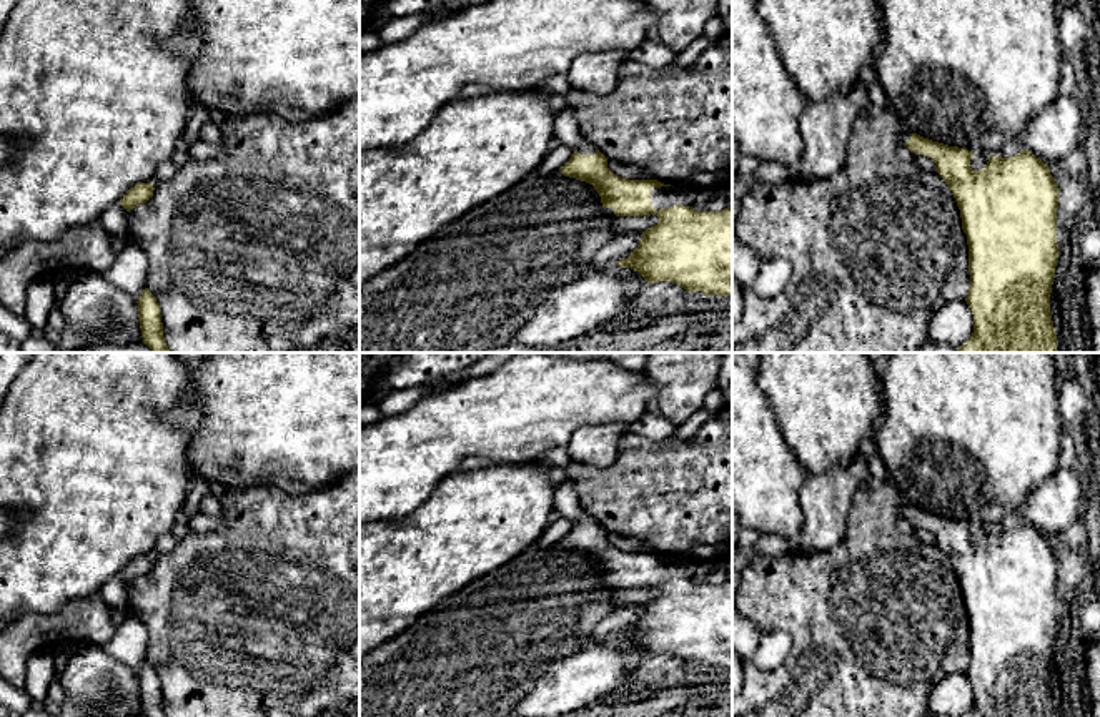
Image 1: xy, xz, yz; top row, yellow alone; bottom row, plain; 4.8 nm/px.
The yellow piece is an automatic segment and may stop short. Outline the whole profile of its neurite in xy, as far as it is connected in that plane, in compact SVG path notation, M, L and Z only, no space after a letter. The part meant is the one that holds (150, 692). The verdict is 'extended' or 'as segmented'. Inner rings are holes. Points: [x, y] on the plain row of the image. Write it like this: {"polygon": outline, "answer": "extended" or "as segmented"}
{"polygon": "M145 660L136 675L138 675L138 689L143 715L166 717L156 670L148 664L148 660Z", "answer": "as segmented"}

